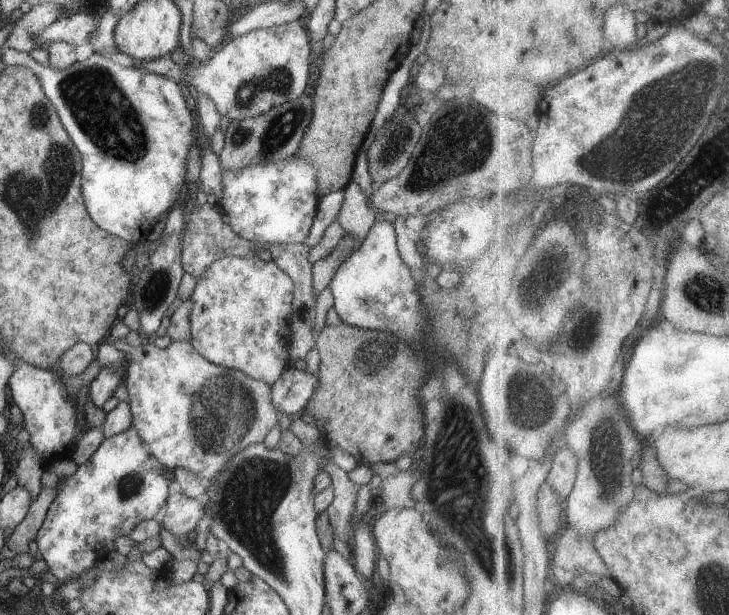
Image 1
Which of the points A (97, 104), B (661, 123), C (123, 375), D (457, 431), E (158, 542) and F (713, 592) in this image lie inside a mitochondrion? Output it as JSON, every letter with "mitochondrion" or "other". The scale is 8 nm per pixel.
{"A":"mitochondrion","B":"mitochondrion","C":"other","D":"mitochondrion","E":"other","F":"mitochondrion"}

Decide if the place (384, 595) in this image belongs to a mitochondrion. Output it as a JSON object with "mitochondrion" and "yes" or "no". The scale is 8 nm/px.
{"mitochondrion":"no"}

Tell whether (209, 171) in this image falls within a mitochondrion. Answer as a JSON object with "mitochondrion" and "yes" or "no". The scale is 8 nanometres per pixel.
{"mitochondrion":"no"}

